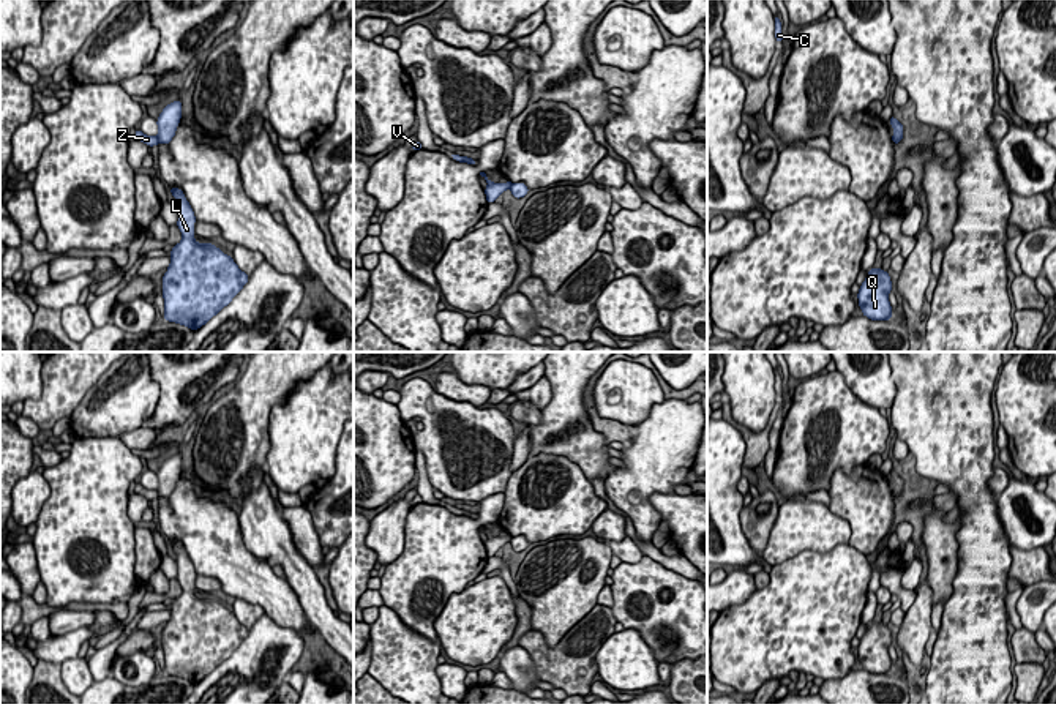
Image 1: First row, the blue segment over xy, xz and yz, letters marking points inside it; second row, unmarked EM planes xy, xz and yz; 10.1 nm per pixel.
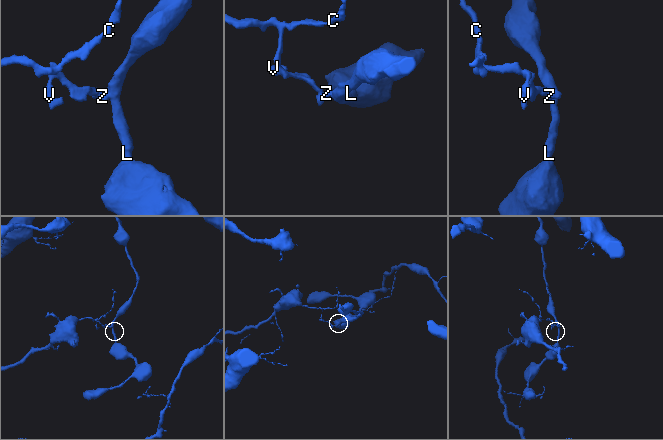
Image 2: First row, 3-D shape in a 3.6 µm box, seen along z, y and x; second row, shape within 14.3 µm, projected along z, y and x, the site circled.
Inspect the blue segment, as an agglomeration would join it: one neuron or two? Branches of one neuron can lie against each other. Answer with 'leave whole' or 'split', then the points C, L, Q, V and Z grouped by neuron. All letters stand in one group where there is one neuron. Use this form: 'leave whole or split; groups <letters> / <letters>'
split; groups C V Z / L Q

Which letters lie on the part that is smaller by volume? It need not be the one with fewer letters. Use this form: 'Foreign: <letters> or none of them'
Foreign: L, Q

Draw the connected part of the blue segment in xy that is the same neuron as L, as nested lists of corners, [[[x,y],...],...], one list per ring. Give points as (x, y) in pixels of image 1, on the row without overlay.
[[[180,541],[169,545],[177,554],[183,592],[169,606],[170,619],[163,630],[163,671],[196,685],[232,655],[249,630],[215,598],[194,594],[196,570],[189,556]]]

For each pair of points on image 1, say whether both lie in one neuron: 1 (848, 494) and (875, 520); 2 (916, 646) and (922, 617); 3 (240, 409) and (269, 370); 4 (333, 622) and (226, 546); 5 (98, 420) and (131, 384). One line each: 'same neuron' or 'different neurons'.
1: same neuron
2: same neuron
3: same neuron
4: different neurons
5: same neuron

